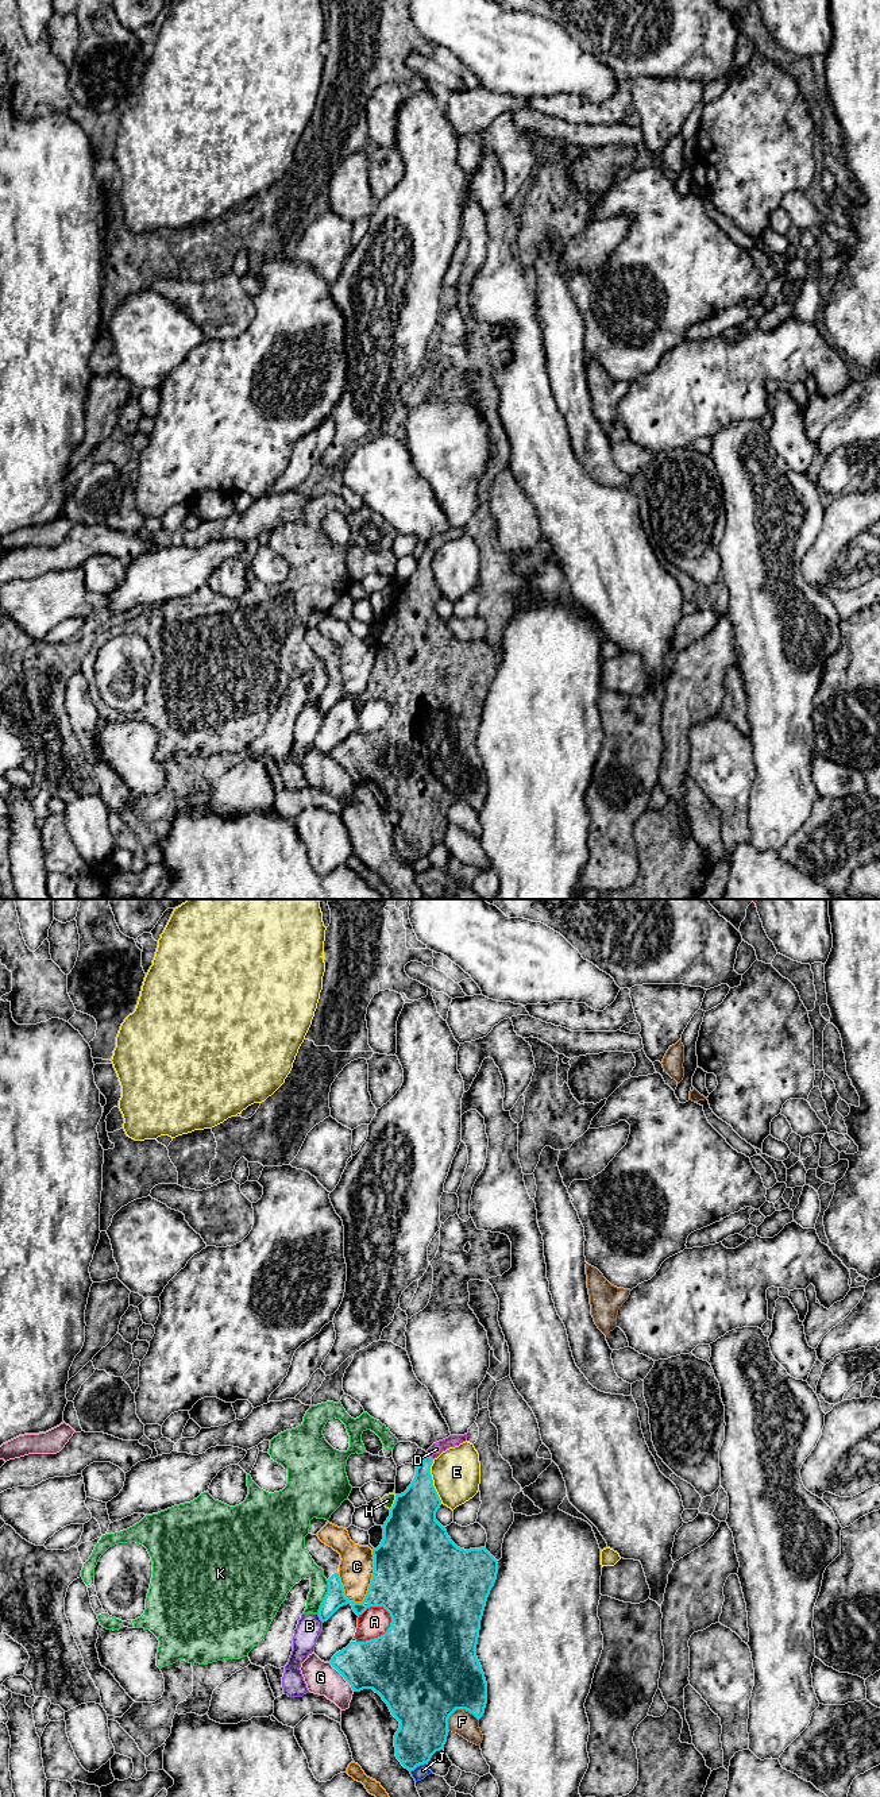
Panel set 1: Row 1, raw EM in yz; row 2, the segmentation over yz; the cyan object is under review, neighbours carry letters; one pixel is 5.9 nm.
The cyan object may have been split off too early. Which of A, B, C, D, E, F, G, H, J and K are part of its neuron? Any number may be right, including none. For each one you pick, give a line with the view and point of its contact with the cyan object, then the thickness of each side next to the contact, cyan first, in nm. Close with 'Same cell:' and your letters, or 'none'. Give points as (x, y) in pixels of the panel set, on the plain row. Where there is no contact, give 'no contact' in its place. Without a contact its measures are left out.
D: yz (429, 548) | 190/80 nm
Same cell: D

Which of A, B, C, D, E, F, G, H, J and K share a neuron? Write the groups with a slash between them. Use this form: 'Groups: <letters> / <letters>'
Groups: A / B / C / D / E / F / G / H / J / K

